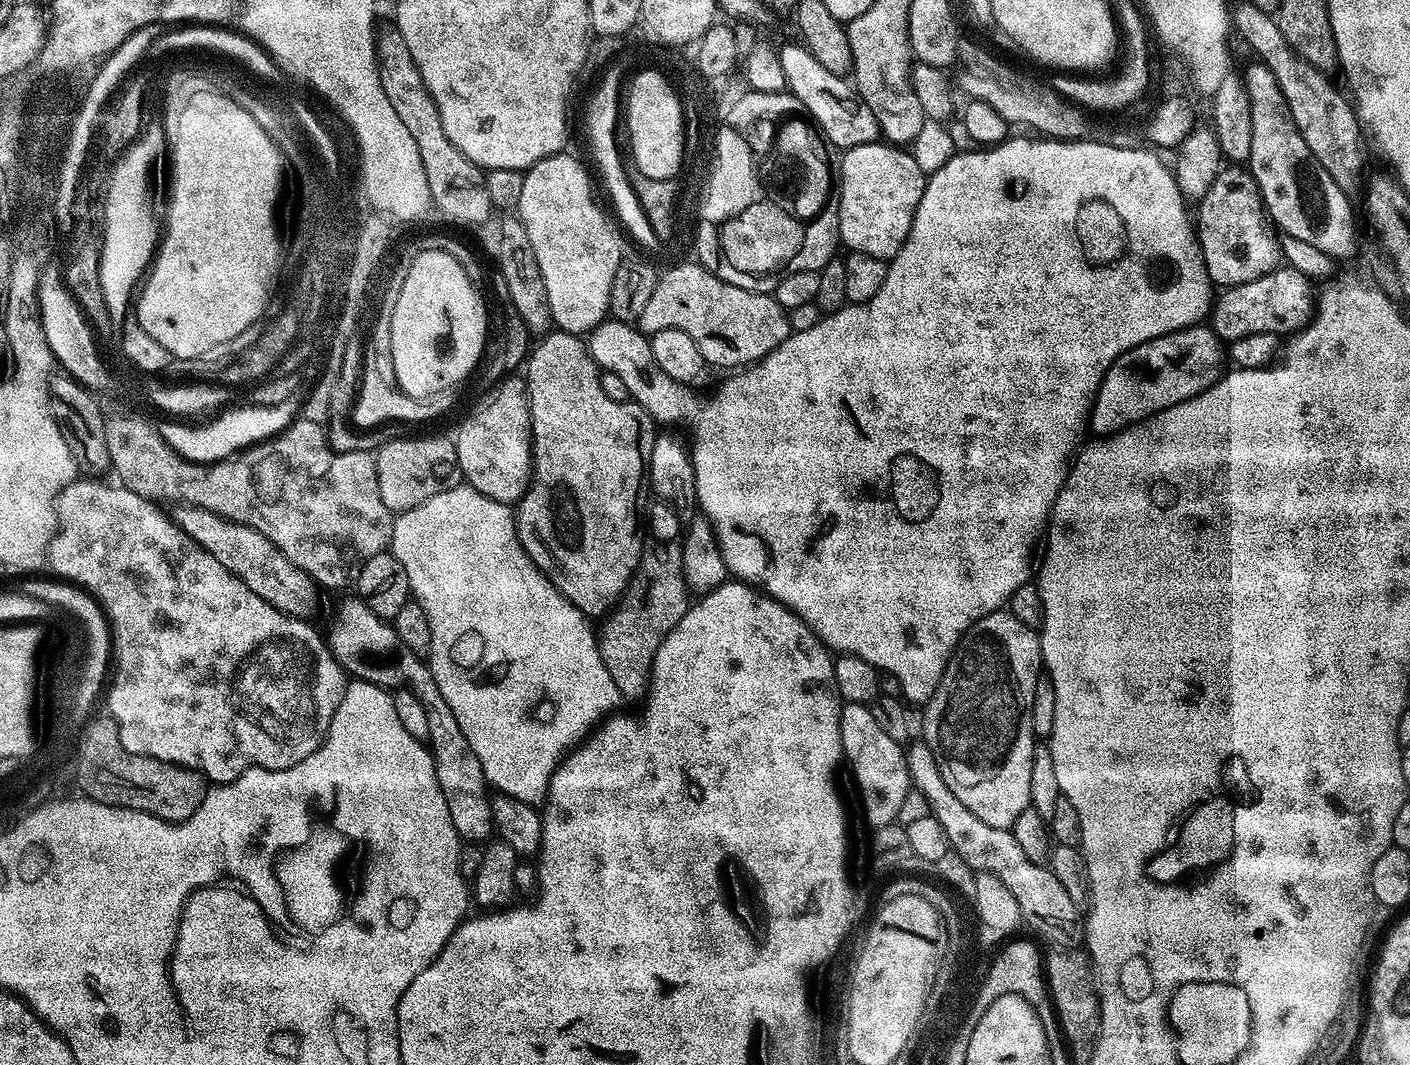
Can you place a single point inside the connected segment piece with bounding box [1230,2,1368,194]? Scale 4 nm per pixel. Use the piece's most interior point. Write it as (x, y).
(1328, 122)

